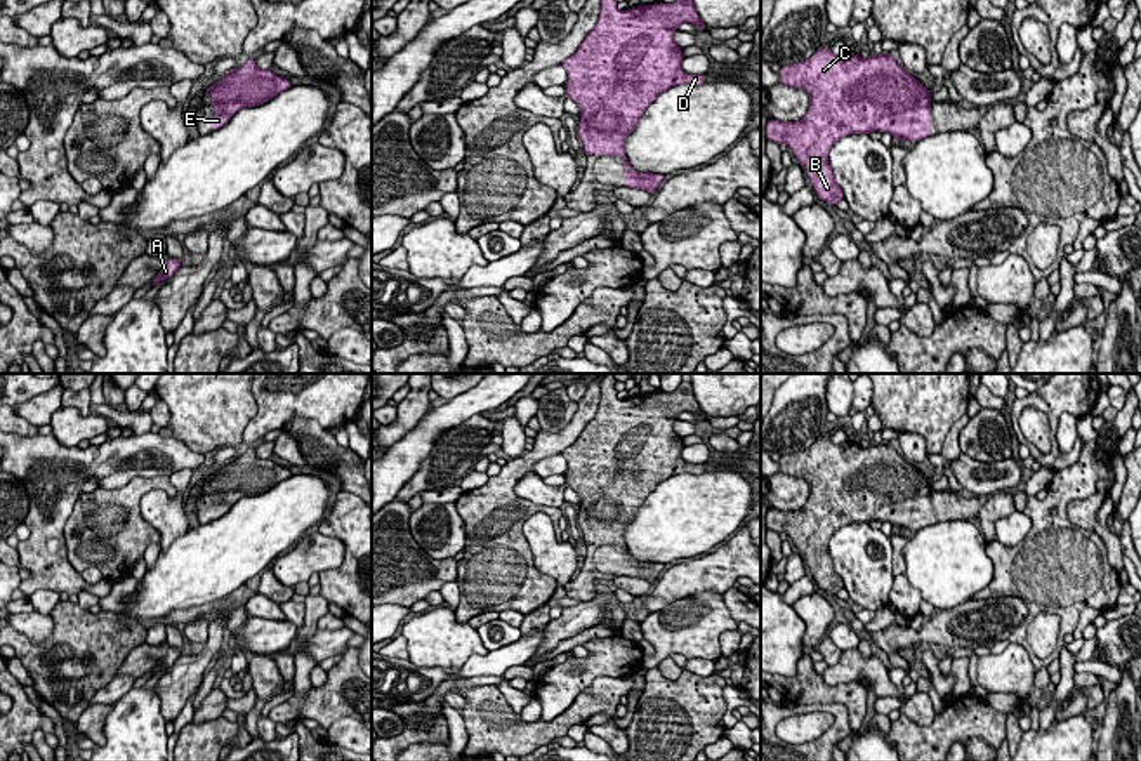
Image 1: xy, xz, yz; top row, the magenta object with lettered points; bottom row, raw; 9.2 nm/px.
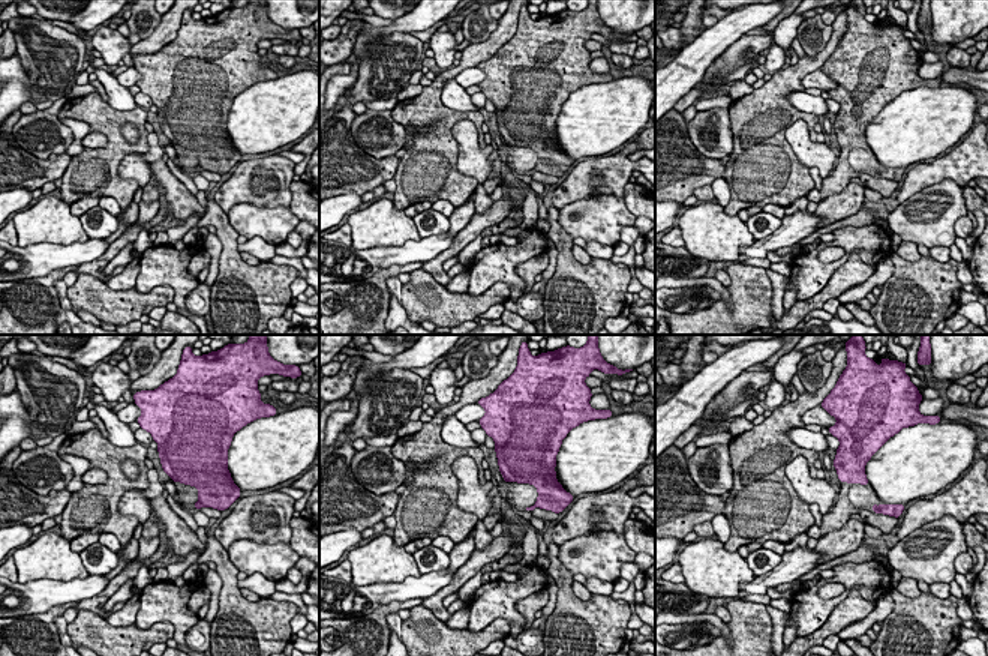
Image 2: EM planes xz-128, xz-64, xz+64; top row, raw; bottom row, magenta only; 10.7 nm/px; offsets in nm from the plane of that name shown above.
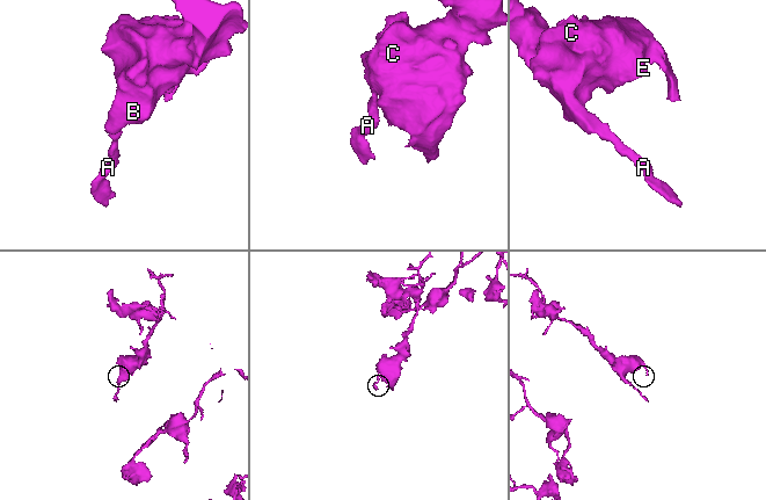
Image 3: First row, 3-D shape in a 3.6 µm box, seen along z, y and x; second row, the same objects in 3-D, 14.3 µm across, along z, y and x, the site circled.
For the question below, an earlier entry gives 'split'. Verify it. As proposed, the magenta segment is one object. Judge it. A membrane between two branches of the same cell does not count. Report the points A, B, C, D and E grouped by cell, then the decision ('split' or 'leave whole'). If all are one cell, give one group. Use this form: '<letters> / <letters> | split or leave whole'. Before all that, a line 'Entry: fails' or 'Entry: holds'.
Entry: fails
A B C D E | leave whole

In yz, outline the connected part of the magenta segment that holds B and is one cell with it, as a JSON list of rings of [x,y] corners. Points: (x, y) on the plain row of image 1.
[[[825,434],[809,448],[782,455],[780,473],[806,480],[809,485],[808,502],[797,511],[768,509],[766,528],[778,535],[787,533],[801,554],[806,556],[809,570],[820,589],[837,594],[844,582],[832,565],[828,554],[830,537],[849,523],[889,521],[896,532],[912,532],[931,525],[931,481],[915,469],[891,443],[863,448],[848,440],[834,445]]]

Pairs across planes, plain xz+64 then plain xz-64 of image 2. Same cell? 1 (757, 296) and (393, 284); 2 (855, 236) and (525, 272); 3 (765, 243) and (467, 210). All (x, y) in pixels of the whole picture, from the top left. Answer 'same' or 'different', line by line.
1: different
2: different
3: different

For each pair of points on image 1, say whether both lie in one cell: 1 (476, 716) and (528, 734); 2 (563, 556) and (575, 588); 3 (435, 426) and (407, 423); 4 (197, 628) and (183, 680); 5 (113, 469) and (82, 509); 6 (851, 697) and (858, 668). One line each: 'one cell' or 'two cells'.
1: one cell
2: two cells
3: two cells
4: two cells
5: two cells
6: two cells

